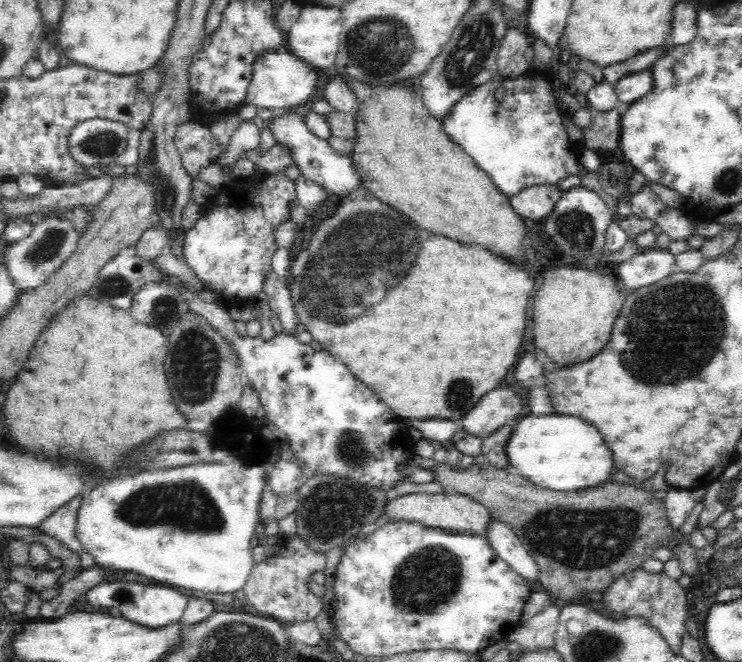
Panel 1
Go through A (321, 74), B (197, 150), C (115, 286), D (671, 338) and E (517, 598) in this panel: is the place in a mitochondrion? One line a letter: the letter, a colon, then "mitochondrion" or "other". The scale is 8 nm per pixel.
A: other
B: other
C: mitochondrion
D: mitochondrion
E: other

